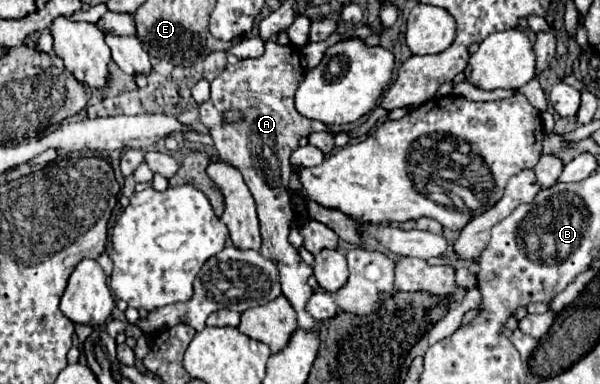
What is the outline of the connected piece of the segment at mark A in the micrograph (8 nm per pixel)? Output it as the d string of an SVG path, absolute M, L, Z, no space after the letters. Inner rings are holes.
M272 41L266 43L266 51L258 59L242 59L236 65L226 65L226 69L210 81L210 99L202 103L200 121L208 129L218 155L240 169L258 209L262 247L260 253L264 259L270 259L278 265L280 285L286 299L298 313L298 325L302 329L314 327L316 321L304 311L304 303L312 289L308 285L308 277L312 275L312 267L298 259L296 249L288 243L288 235L292 231L292 207L288 197L288 179L292 175L288 155L298 147L300 137L308 137L314 131L326 131L334 137L338 131L332 127L302 117L294 107L294 93L304 79L304 69L300 65L300 55L294 45L276 45ZM240 111L242 119L234 123L224 123L224 113Z

